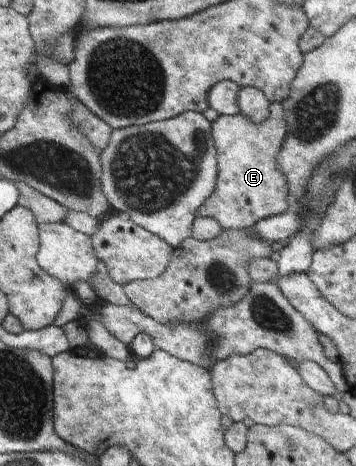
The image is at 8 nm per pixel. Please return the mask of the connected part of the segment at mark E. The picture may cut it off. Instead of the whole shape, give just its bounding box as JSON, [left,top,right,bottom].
[197,103,290,230]

